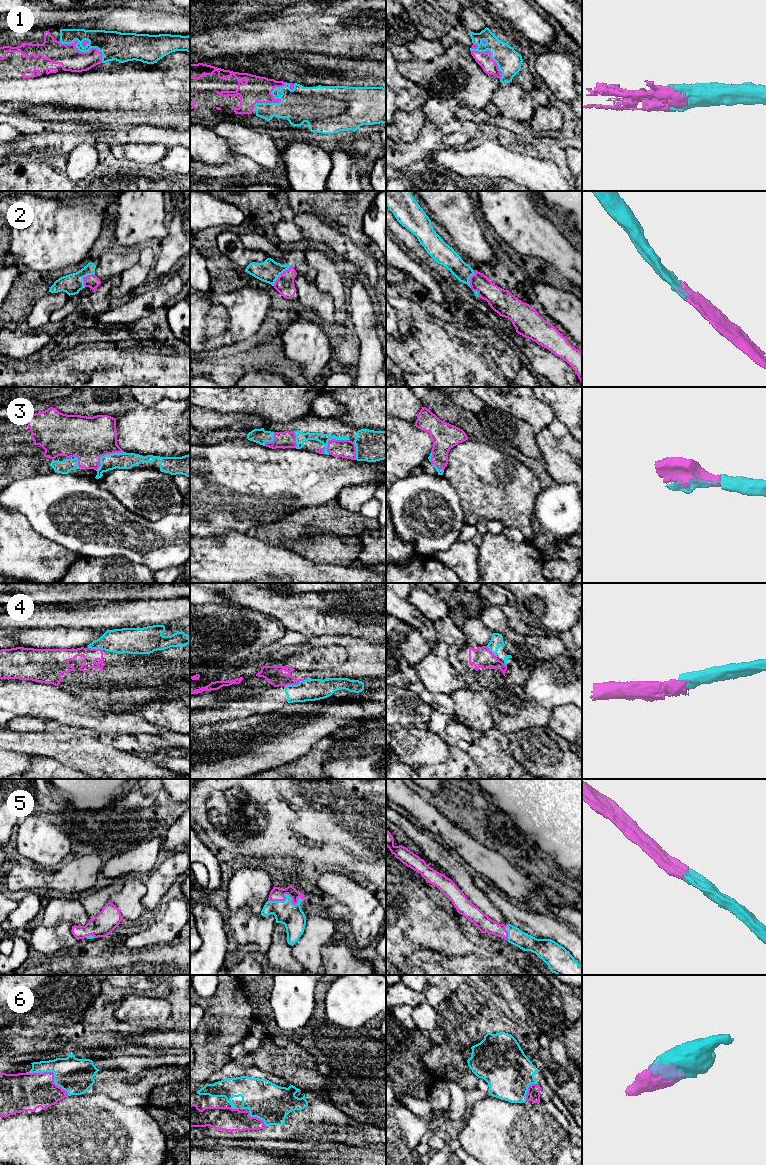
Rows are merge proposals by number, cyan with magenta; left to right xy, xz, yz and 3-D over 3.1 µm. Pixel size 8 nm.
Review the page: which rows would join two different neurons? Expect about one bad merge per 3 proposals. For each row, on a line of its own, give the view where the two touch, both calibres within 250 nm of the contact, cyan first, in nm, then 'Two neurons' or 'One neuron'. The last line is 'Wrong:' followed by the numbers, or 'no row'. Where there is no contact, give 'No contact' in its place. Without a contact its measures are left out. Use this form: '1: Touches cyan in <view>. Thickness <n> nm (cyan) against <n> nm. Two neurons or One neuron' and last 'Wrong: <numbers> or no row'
1: Touches cyan in xy. Thickness 220 nm (cyan) against 190 nm. One neuron
2: Touches cyan in xz. Thickness 180 nm (cyan) against 150 nm. One neuron
3: Touches cyan in xz. Thickness 90 nm (cyan) against 140 nm. One neuron
4: Touches cyan in xz. Thickness 180 nm (cyan) against 140 nm. Two neurons
5: Touches cyan in xz. Thickness 190 nm (cyan) against 110 nm. One neuron
6: Touches cyan in xy. Thickness 280 nm (cyan) against 300 nm. One neuron
Wrong: 4

